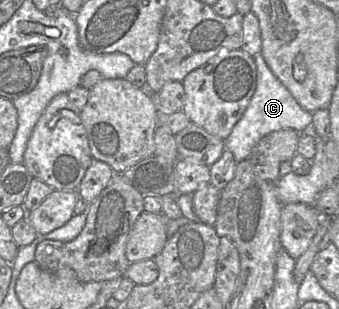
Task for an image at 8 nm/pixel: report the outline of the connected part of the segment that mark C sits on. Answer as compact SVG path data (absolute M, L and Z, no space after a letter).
M261 53L253 57L256 63L255 92L241 119L234 125L225 140L225 149L233 154L237 163L247 159L253 147L267 134L285 129L301 133L313 120L313 113L304 110L297 103L287 88L270 70Z

